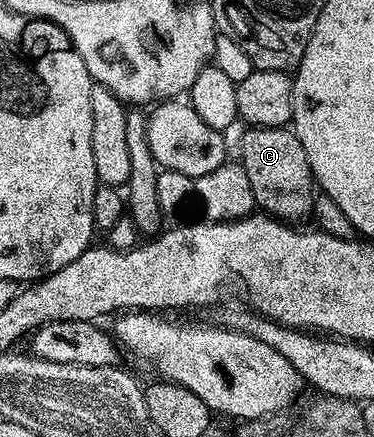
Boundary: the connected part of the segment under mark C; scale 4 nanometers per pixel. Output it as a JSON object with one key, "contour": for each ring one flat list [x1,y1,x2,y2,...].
{"contour":[[249,127,247,131,240,144,238,160,246,170,246,178,250,178,256,208,278,220,300,222,304,215,311,213,314,203,314,181,302,142,298,142,296,133,287,127]]}

